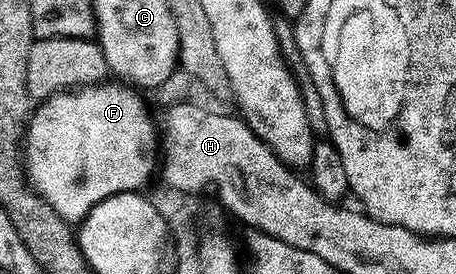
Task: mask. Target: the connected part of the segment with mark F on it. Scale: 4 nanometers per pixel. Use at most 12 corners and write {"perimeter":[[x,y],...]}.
{"perimeter":[[134,87],[56,92],[25,171],[61,219],[146,189],[157,124]]}

